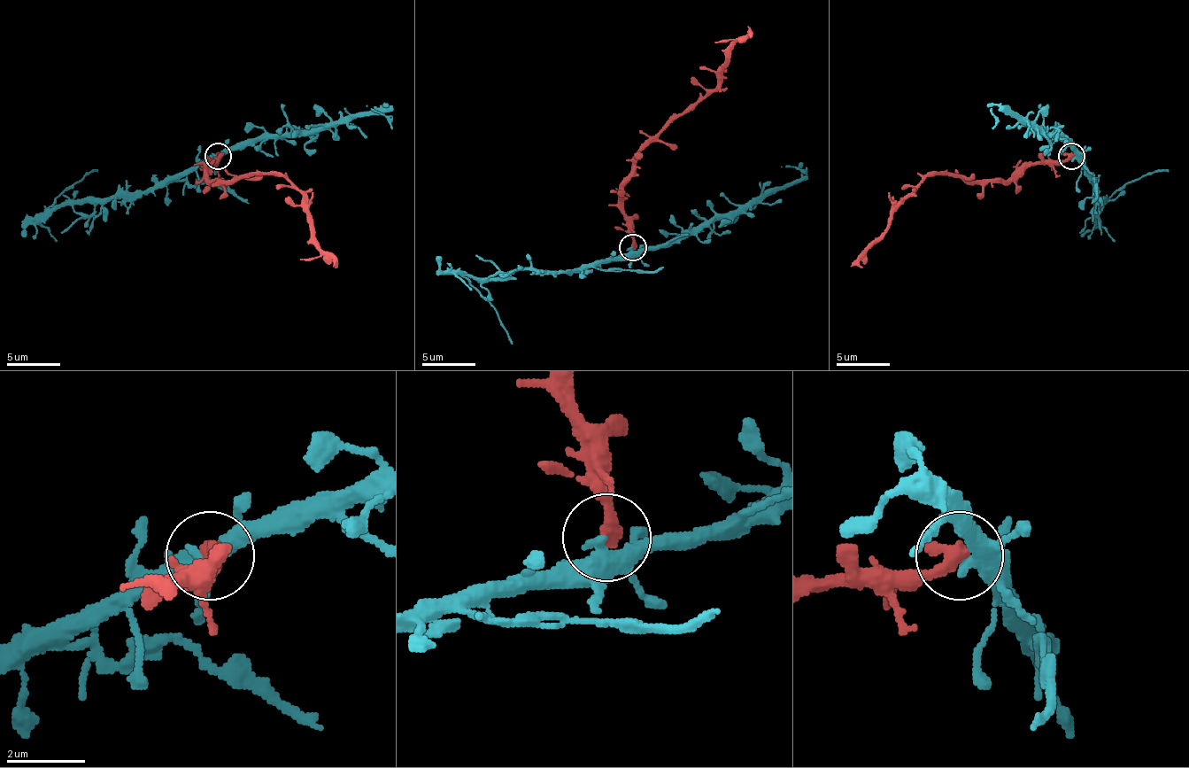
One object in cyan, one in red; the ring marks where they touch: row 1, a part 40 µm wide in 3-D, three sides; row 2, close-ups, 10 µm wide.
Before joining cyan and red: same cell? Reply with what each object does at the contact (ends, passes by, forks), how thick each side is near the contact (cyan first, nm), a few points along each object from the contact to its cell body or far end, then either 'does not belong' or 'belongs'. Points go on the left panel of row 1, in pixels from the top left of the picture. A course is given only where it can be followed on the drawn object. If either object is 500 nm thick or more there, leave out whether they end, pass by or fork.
cyan forks there; red ends there; 360 nm thick on the cyan side, 440 nm on the other; cyan runs (216, 157), (266, 141), (318, 132), (352, 116), (379, 113), (388, 105), (382, 105), (379, 111), (393, 129); red runs (219, 157), (208, 165), (211, 181), (282, 175), (304, 199), (310, 240), (320, 251), (318, 256), (299, 259); does not belong

